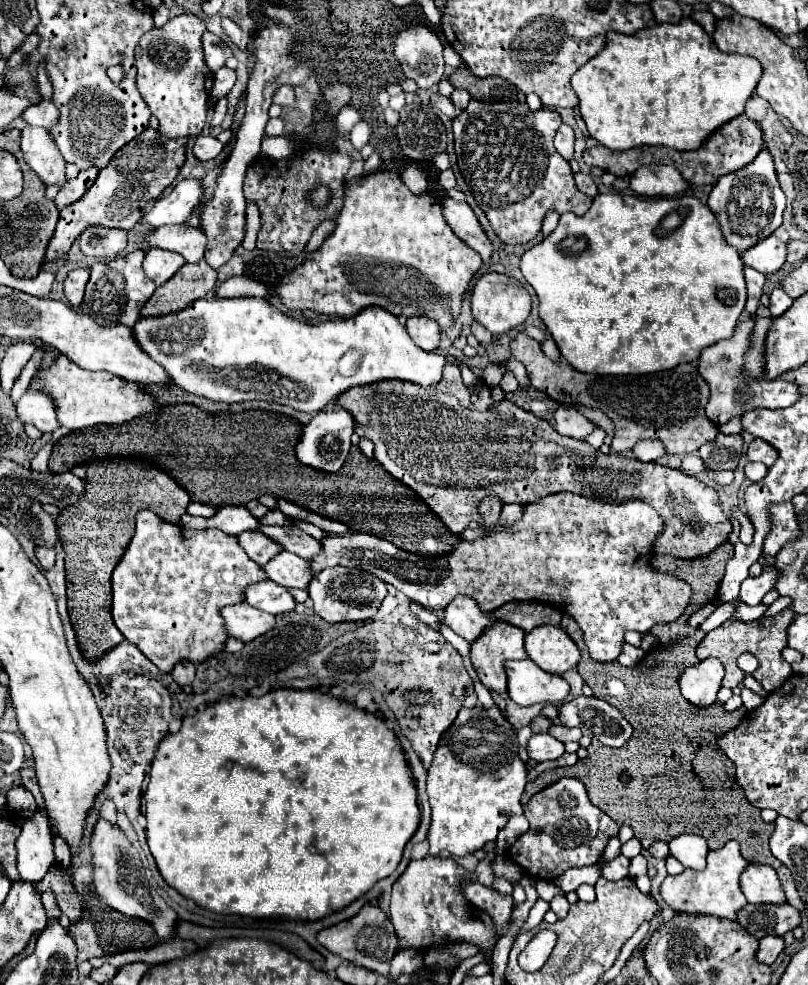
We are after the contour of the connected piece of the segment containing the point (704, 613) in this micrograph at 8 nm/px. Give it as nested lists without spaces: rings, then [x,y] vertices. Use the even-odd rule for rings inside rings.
[[[718,599],[718,601],[714,601],[714,603],[708,603],[706,607],[694,611],[694,613],[688,617],[688,625],[690,625],[690,627],[700,627],[700,625],[702,625],[702,623],[720,607],[720,603],[722,603],[722,601]]]

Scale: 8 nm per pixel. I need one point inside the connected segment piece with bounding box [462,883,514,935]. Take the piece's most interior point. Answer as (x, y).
(499, 907)

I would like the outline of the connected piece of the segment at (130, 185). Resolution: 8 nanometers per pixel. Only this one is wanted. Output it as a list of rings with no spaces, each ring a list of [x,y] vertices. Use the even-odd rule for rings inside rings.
[[[148,127],[134,141],[124,145],[112,159],[110,165],[102,167],[94,185],[84,193],[82,199],[64,207],[60,211],[60,219],[56,231],[46,247],[44,263],[60,259],[70,251],[70,245],[82,235],[88,227],[108,227],[108,229],[124,229],[130,231],[142,217],[150,203],[154,203],[160,193],[176,179],[184,161],[186,161],[188,139],[168,139],[158,131]]]

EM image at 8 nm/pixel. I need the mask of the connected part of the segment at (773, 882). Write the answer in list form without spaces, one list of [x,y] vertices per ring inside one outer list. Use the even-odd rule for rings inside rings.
[[[750,863],[740,877],[740,889],[748,903],[786,903],[776,871],[768,865]]]

